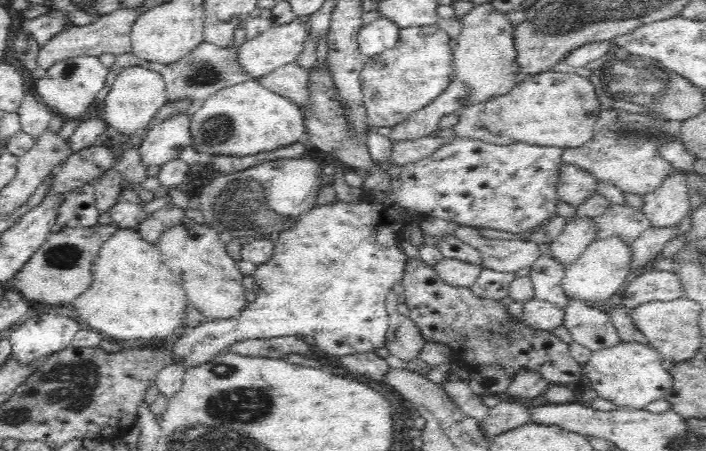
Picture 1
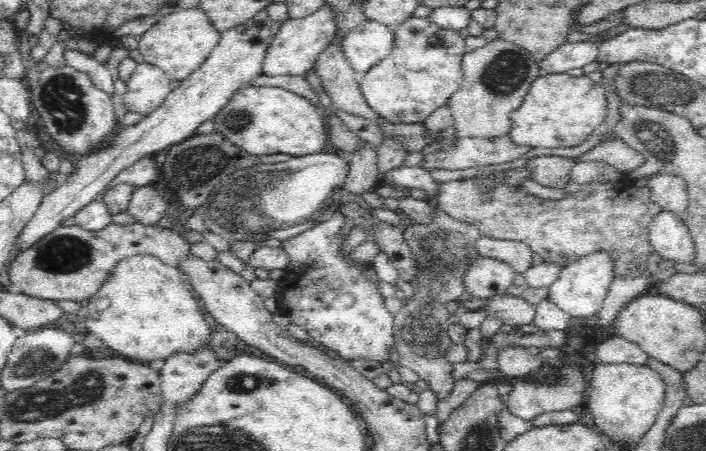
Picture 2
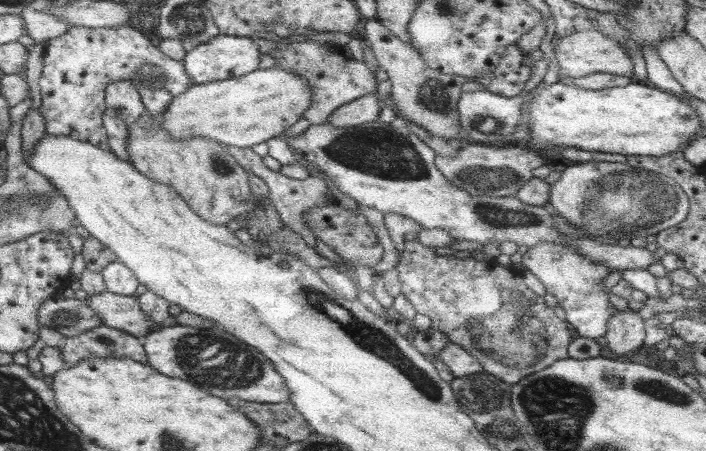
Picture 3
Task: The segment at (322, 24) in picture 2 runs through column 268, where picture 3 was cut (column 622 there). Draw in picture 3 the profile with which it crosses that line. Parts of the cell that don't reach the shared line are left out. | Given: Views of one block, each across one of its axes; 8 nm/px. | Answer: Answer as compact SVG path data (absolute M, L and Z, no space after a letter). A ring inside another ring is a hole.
M583 30L558 38L558 41L554 41L553 47L557 65L560 69L560 78L565 81L573 81L593 72L619 74L632 78L634 76L633 61L629 54L626 54L626 50L618 44L618 41L607 37L599 30Z

